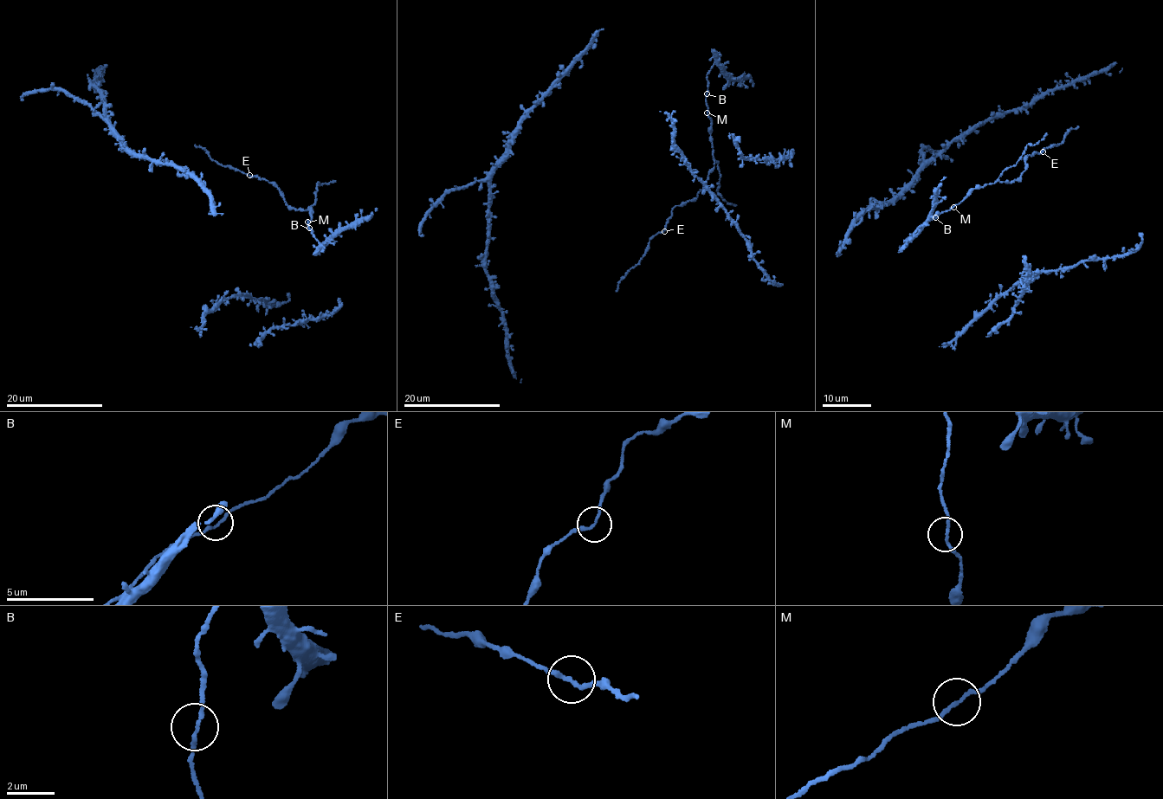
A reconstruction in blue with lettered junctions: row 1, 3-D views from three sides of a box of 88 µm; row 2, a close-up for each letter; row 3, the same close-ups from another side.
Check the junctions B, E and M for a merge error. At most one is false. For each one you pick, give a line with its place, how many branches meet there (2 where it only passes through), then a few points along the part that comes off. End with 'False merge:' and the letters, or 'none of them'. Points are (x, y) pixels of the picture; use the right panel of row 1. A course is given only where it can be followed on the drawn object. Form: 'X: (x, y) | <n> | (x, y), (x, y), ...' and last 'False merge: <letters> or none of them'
False merge: none of them

